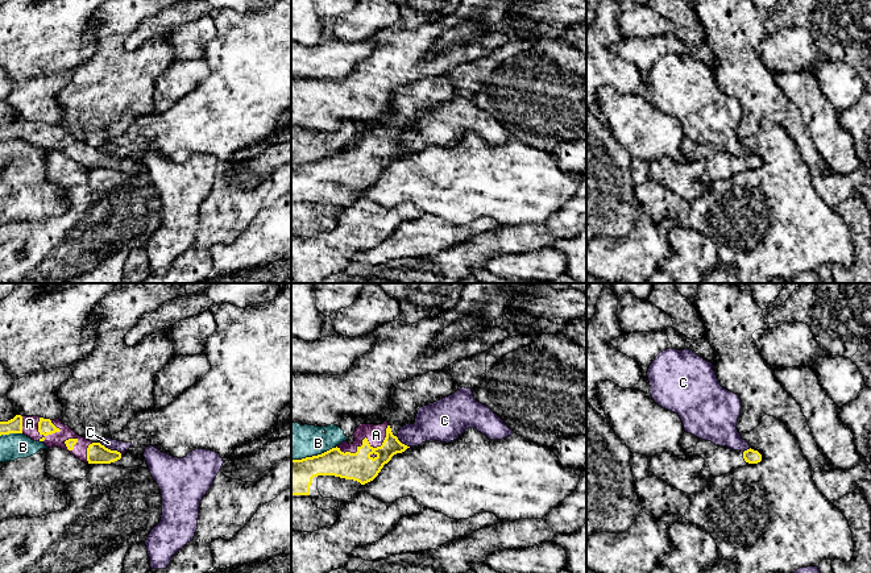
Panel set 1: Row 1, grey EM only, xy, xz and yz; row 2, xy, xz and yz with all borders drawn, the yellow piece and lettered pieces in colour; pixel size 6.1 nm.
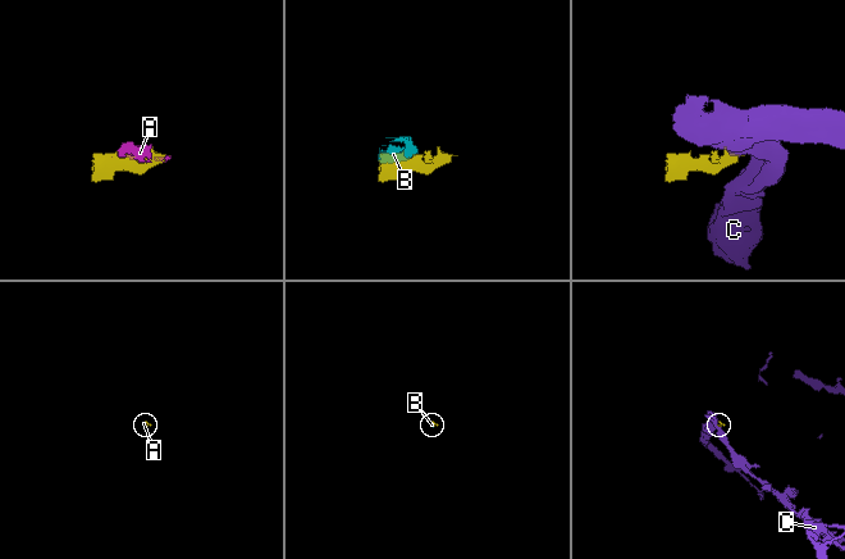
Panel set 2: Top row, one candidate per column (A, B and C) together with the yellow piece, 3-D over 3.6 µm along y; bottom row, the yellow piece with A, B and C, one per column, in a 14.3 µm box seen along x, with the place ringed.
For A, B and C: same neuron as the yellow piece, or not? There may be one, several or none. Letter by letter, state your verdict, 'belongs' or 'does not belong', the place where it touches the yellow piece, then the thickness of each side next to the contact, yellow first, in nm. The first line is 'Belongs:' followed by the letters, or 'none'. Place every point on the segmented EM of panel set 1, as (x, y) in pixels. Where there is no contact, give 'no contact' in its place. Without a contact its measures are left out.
Belongs: A
A: belongs | xz (366, 439) | 180/120 nm
B: does not belong | xz (312, 456) | 220/220 nm
C: does not belong | xy (110, 449) | 130/70 nm

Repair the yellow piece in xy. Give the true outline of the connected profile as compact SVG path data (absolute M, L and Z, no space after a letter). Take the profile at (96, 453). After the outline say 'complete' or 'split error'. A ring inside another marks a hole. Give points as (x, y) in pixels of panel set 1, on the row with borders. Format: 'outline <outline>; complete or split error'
outline M16 415L8 422L0 422L0 436L9 433L24 433L34 441L43 443L47 448L62 448L86 464L112 464L124 468L136 468L144 464L144 460L130 450L121 453L111 450L100 443L92 443L76 435L59 419Z; split error

